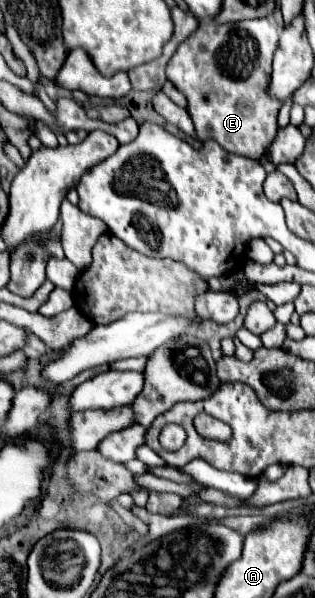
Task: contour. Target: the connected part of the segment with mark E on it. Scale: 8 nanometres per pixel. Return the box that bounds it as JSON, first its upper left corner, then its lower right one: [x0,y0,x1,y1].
[167,16,281,160]

